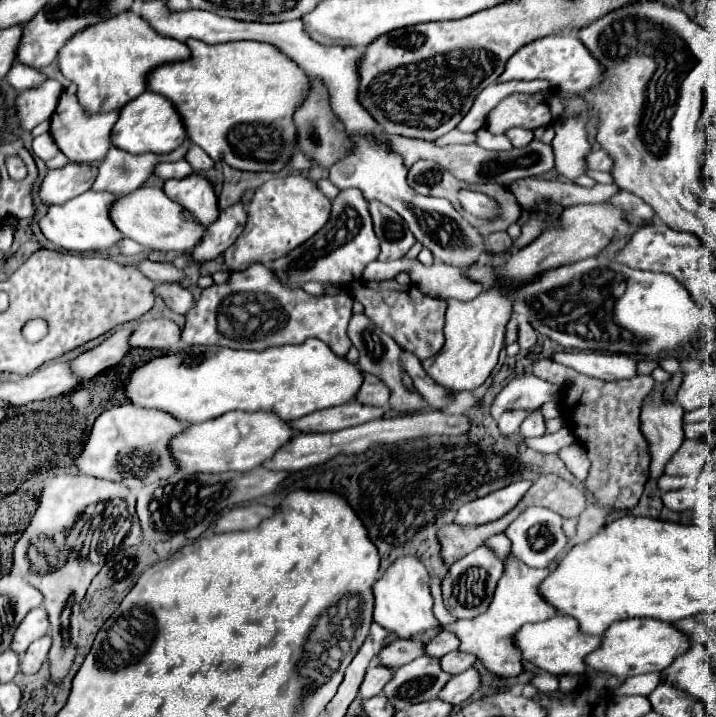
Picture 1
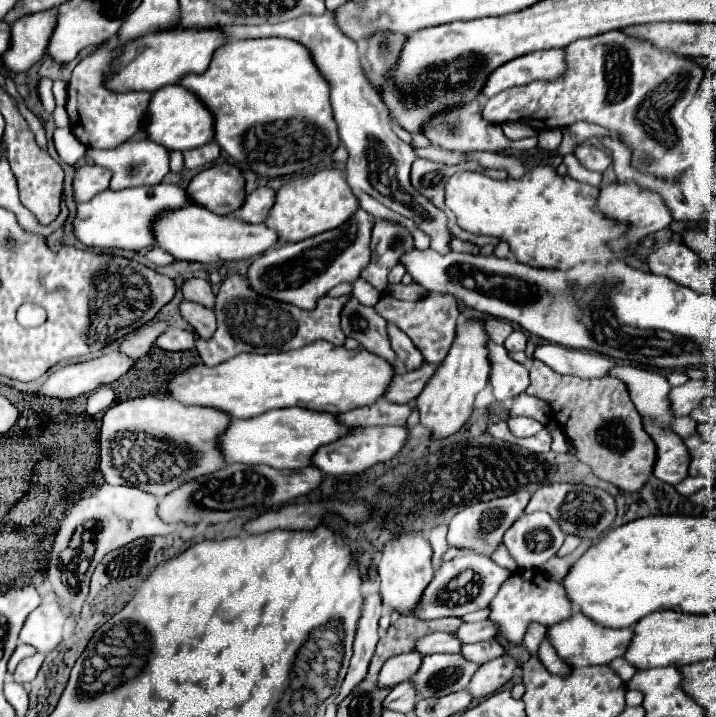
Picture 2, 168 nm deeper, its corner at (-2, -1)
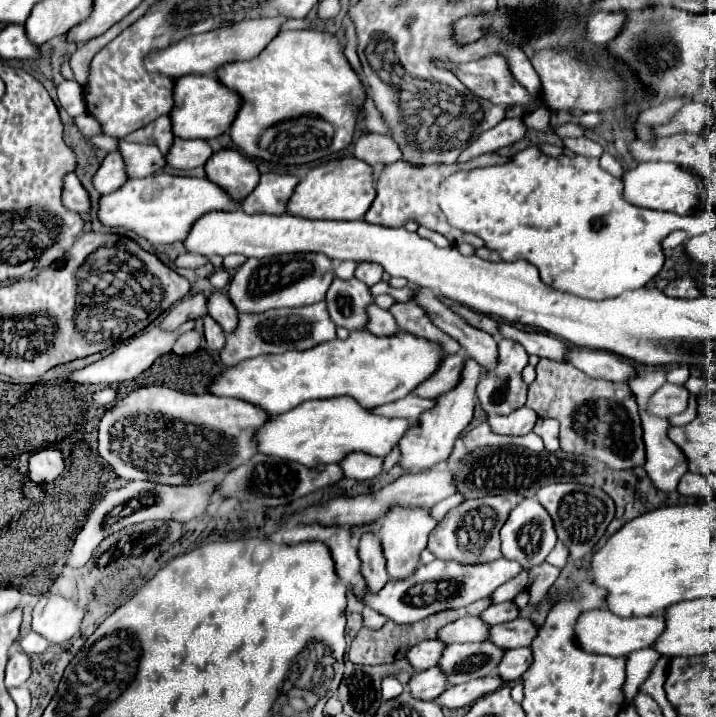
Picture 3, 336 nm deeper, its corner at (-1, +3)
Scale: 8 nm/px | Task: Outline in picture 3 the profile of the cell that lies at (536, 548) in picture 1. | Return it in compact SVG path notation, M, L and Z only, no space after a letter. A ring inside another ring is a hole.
M524 498L508 516L506 524L500 530L502 540L502 556L516 560L526 570L532 566L538 566L544 562L544 558L550 554L550 550L556 544L556 532L552 526L552 518L544 510L544 506L536 498Z

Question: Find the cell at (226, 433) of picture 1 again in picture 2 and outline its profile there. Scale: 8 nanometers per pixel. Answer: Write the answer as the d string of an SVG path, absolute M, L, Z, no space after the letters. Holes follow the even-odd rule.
M281 408L247 420L233 418L217 438L217 446L227 464L267 464L277 470L295 470L309 466L311 454L319 446L329 444L347 432L349 428L341 428L333 414L309 412L305 408Z

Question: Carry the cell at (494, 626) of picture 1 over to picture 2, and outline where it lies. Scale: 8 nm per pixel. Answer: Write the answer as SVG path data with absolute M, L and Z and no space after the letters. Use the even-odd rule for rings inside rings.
M517 570L513 572L499 588L497 596L489 604L489 620L497 624L497 636L505 638L513 646L523 646L523 638L529 630L529 624L545 624L553 626L573 614L571 602L565 596L565 590L559 582L549 580L539 570Z

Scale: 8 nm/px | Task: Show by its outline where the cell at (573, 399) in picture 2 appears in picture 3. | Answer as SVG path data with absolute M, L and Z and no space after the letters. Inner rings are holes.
M548 358L538 362L536 374L536 380L528 388L526 406L540 418L554 418L560 422L560 448L564 452L598 458L614 470L644 464L646 456L638 404L626 382L596 380L572 368L568 362Z

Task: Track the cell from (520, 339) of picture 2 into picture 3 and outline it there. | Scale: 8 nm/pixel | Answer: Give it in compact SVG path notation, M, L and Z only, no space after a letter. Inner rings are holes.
M510 340L498 342L498 364L492 370L484 372L484 376L476 388L478 402L486 414L510 414L526 404L528 384L522 380L522 370L526 364L528 364L528 354L520 344L510 342Z

